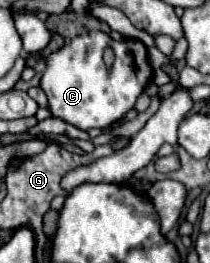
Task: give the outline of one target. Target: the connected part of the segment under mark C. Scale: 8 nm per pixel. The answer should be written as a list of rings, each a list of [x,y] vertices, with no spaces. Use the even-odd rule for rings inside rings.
[[[93,31],[75,37],[71,43],[65,43],[47,59],[47,71],[41,77],[41,89],[49,99],[53,117],[65,119],[67,123],[87,131],[93,127],[103,129],[131,111],[149,81],[151,65],[147,61],[147,49],[141,41],[113,41],[107,33]],[[107,47],[111,47],[115,53],[115,63],[111,69],[107,69],[103,63],[103,51]]]

